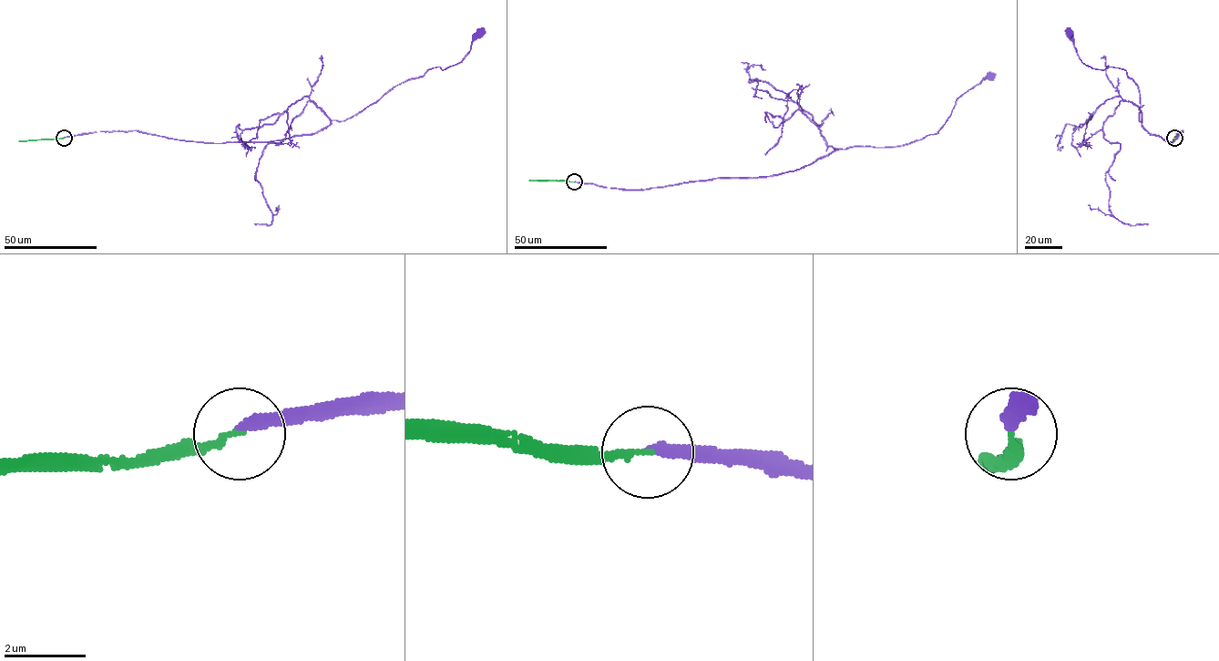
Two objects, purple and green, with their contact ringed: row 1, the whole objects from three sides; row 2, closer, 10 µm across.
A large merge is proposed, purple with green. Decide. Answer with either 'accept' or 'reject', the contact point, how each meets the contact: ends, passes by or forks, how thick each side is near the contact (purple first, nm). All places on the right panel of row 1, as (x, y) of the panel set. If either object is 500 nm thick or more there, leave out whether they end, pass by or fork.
reject; place (1174, 138); purple ends; green ends; calibres 240 and 160 nm

